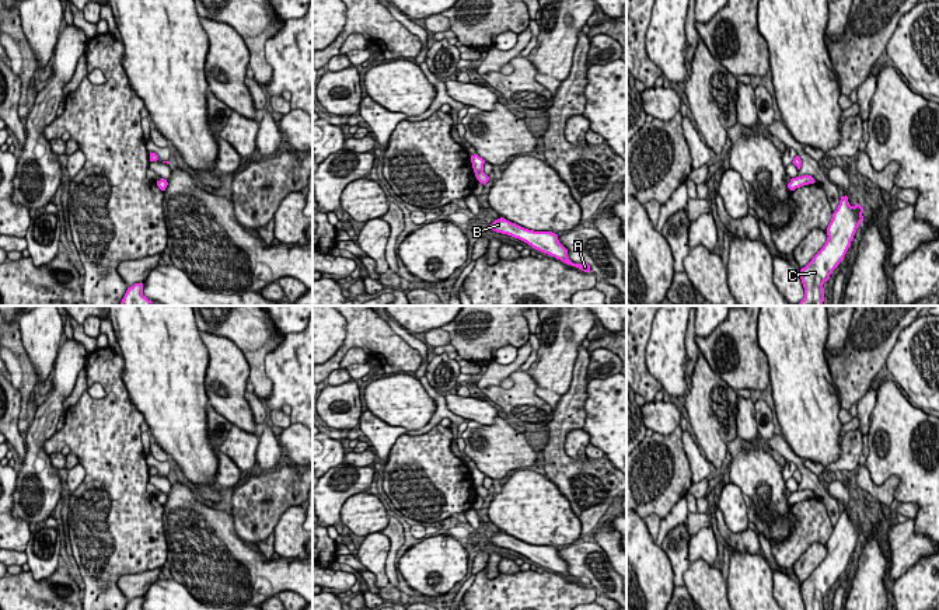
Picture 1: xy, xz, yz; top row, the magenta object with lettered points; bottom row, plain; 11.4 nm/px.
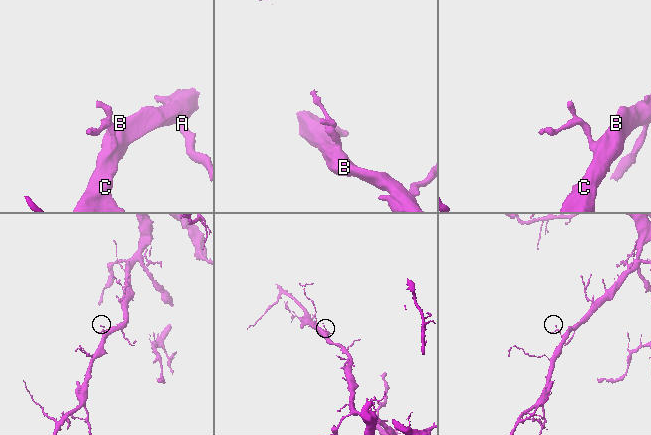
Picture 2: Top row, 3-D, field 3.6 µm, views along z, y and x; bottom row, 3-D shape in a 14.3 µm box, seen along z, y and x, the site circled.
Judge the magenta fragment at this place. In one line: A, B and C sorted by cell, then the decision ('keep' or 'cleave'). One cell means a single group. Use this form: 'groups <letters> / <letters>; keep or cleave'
groups A B C; keep

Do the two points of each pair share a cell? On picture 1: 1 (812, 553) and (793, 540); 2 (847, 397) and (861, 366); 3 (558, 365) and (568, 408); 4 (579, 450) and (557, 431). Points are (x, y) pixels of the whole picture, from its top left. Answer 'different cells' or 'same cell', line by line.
1: different cells
2: same cell
3: different cells
4: different cells

